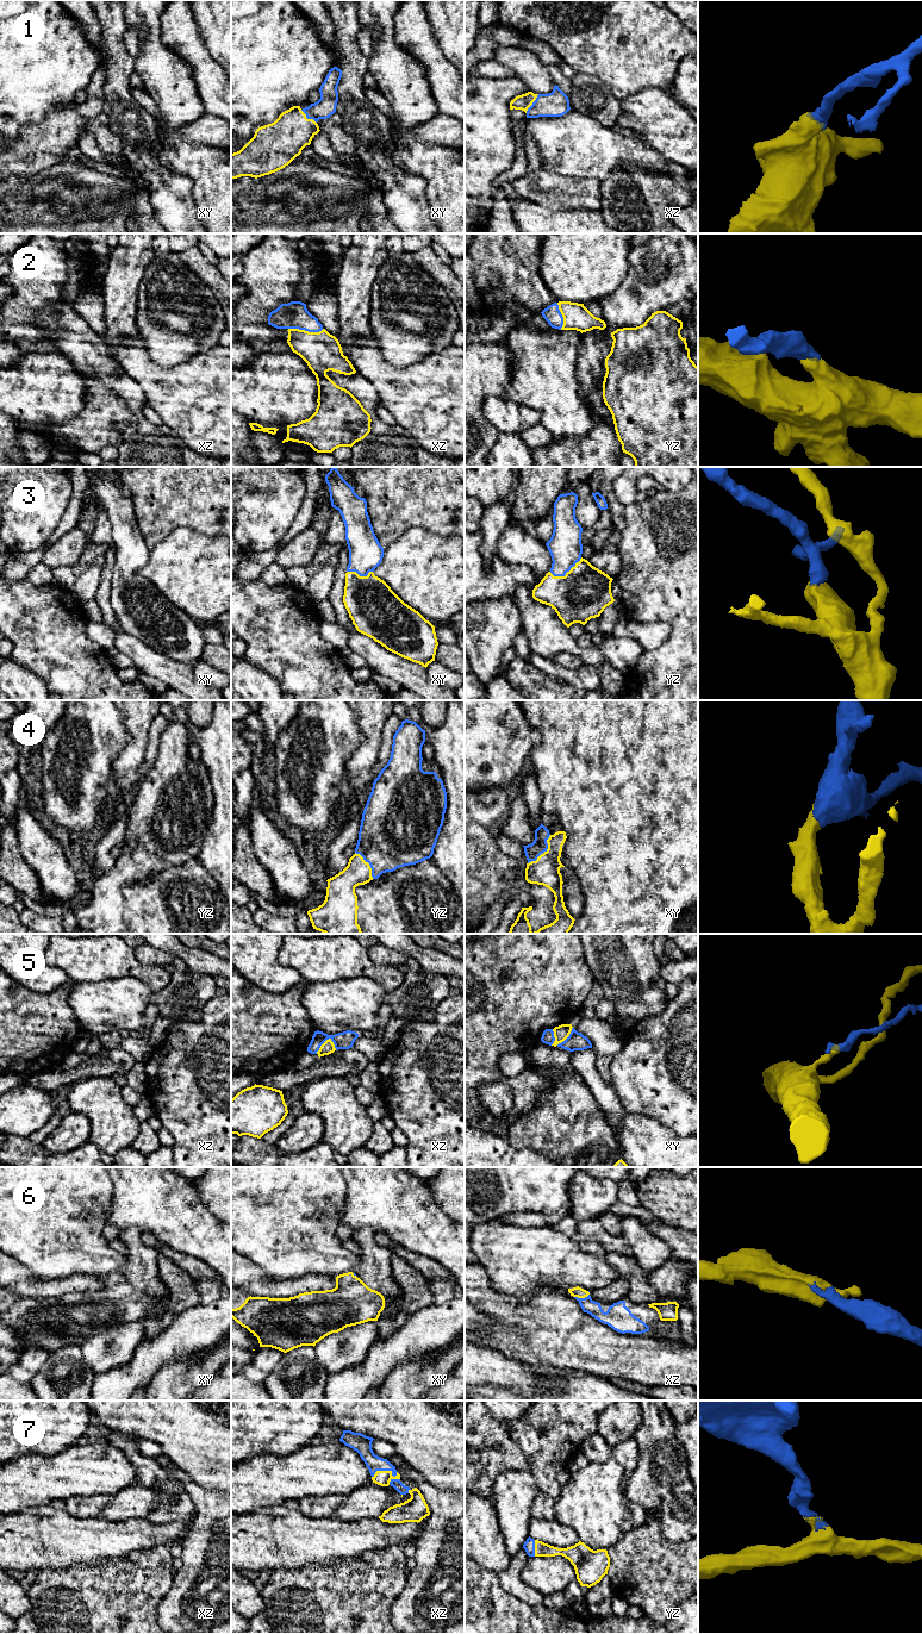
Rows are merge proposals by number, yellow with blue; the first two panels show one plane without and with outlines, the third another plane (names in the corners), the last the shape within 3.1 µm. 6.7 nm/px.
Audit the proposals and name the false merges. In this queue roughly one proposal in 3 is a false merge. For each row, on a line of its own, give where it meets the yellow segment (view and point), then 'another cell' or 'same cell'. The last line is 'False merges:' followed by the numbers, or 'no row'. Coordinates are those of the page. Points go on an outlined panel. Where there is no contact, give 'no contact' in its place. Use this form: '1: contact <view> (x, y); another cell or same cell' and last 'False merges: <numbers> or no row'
1: contact xz (531, 104); same cell
2: contact xz (306, 331); same cell
3: contact yz (566, 574); same cell
4: contact xy (544, 852); same cell
5: contact xz (322, 1045); another cell
6: contact xz (583, 1297); same cell
7: contact xz (386, 1471); same cell
False merges: 5

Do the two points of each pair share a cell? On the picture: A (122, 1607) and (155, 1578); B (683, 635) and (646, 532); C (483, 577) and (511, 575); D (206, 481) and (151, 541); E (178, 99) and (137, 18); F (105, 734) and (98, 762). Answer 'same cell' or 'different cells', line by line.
A: same cell
B: same cell
C: same cell
D: same cell
E: same cell
F: same cell

